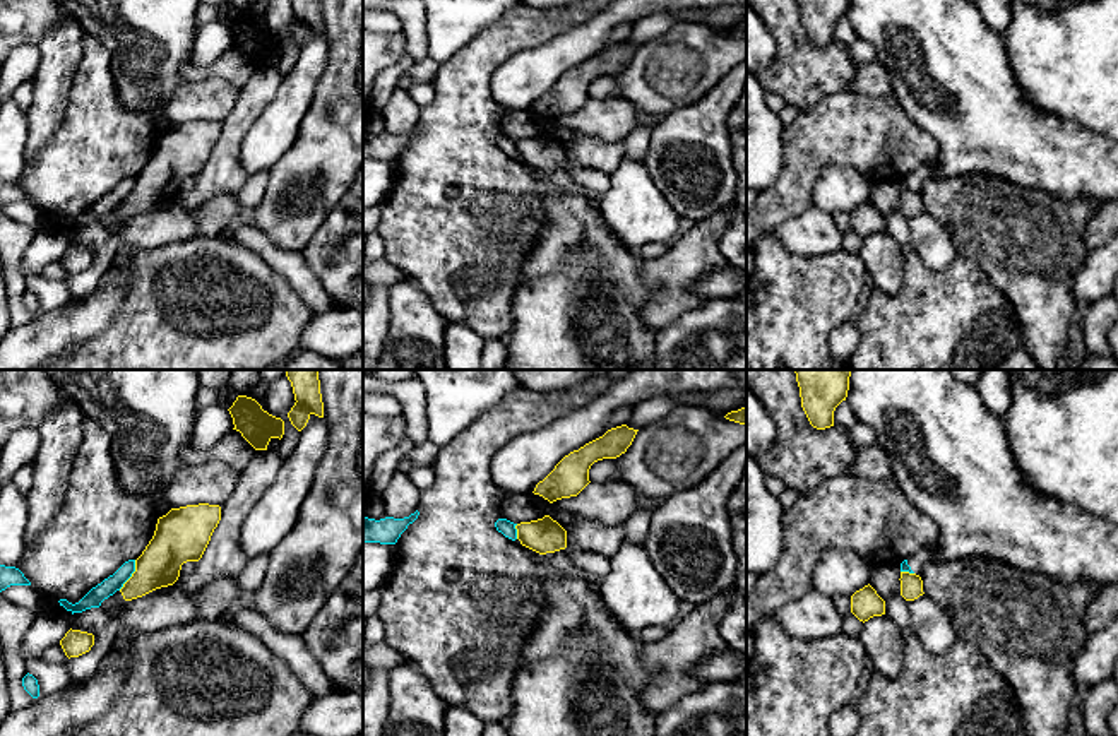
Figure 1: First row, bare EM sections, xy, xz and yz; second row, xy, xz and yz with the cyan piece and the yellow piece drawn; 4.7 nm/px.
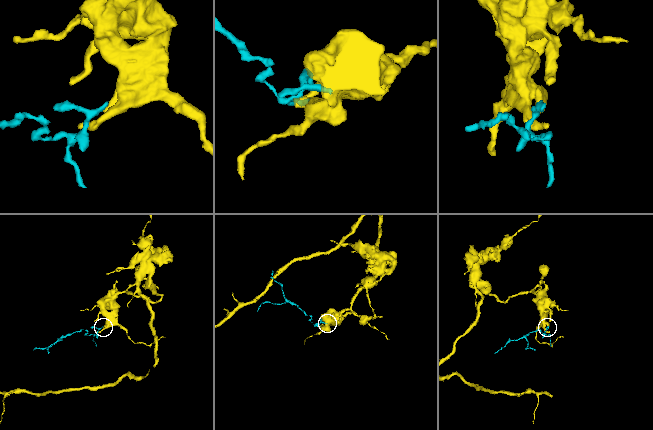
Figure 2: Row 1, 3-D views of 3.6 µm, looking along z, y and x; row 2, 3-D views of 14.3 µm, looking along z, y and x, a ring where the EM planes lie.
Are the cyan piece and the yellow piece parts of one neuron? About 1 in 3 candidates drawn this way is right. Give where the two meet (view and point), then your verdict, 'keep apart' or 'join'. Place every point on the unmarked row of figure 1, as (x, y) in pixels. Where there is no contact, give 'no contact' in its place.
contact xy (130, 192); keep apart

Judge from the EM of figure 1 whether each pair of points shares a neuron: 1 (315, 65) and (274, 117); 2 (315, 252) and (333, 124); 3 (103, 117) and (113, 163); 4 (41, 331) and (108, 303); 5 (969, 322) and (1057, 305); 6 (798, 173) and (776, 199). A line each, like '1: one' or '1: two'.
1: one
2: two
3: one
4: one
5: two
6: one

